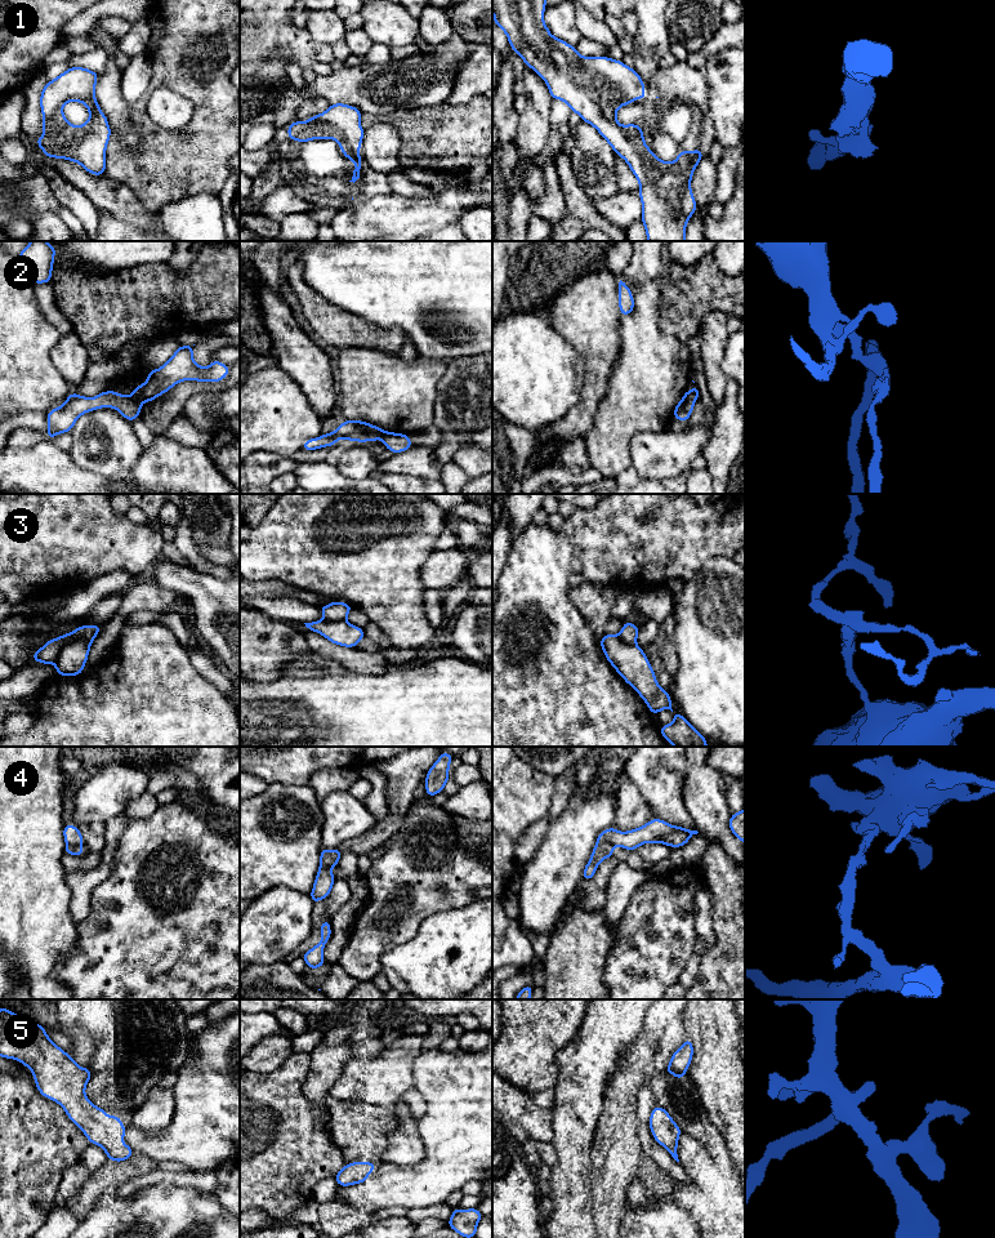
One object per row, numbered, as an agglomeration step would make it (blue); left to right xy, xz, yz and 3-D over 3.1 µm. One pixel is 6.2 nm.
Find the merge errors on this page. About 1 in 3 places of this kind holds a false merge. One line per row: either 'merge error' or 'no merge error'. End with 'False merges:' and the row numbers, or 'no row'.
1: no merge error
2: merge error
3: merge error
4: merge error
5: no merge error
False merges: 2, 3, 4

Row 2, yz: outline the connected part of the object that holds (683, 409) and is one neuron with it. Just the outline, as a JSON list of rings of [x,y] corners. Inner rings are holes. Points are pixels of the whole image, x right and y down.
[[[682,397],[682,400],[677,404],[673,418],[677,418],[678,420],[686,422],[690,419],[695,404],[688,401],[687,398]]]

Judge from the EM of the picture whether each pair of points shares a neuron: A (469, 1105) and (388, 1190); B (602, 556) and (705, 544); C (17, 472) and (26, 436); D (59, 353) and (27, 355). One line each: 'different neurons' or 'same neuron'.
A: same neuron
B: same neuron
C: different neurons
D: different neurons

